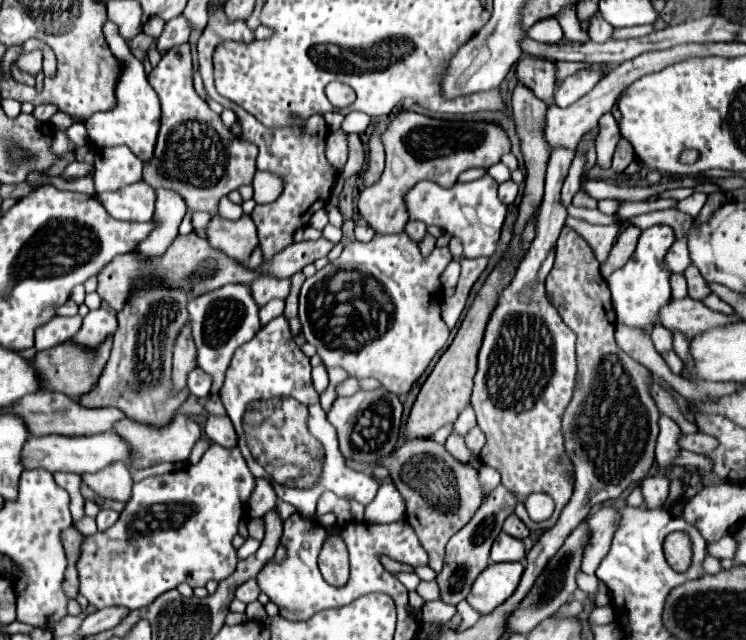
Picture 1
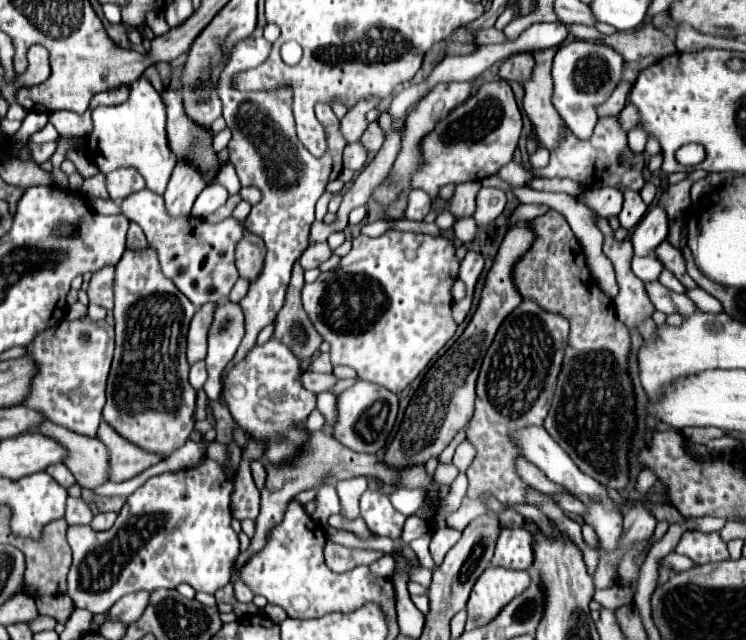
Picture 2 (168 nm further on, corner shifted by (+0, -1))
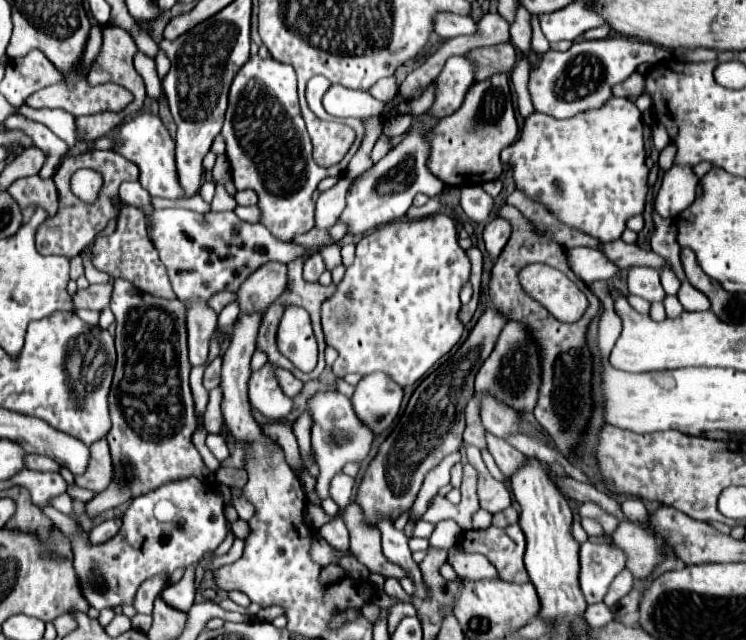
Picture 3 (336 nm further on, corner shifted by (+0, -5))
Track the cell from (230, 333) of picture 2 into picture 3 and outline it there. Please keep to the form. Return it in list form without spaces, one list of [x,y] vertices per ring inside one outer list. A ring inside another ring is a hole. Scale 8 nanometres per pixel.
[[[216,357],[204,371],[204,387],[206,391],[212,391],[214,387],[220,385],[220,369],[222,369],[222,361],[220,357]]]

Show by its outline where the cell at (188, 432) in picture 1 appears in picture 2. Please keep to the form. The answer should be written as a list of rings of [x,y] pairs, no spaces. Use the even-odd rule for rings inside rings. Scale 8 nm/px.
[[[106,421],[100,423],[98,437],[110,451],[110,467],[112,467],[110,479],[116,483],[132,479],[134,475],[142,473],[144,469],[148,469],[148,467],[152,467],[152,465],[156,465],[168,457],[168,455],[144,451],[142,447],[126,441]]]

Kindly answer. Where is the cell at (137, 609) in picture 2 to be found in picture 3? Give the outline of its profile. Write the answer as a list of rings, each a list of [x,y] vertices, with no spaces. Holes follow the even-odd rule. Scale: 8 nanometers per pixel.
[[[150,577],[140,585],[134,601],[134,607],[138,609],[138,613],[152,613],[152,603],[162,593],[166,583],[168,583],[168,577]]]

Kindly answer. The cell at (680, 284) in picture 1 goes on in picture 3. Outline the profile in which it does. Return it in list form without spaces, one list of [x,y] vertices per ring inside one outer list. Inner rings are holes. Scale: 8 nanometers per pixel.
[[[660,269],[660,281],[662,281],[662,287],[668,295],[676,295],[678,289],[680,289],[680,281],[678,277],[674,275],[672,269]]]

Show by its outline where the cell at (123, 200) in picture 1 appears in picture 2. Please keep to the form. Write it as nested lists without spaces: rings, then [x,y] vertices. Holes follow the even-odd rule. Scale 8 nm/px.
[[[142,189],[138,193],[128,195],[120,201],[122,215],[128,221],[134,221],[142,227],[148,241],[154,243],[158,251],[158,259],[166,277],[174,281],[174,285],[196,305],[204,303],[220,303],[228,297],[230,289],[238,279],[238,271],[234,265],[234,249],[242,239],[242,225],[234,217],[224,219],[222,223],[210,225],[198,217],[186,215],[180,219],[172,219],[164,209],[162,195],[150,193],[150,189]]]

